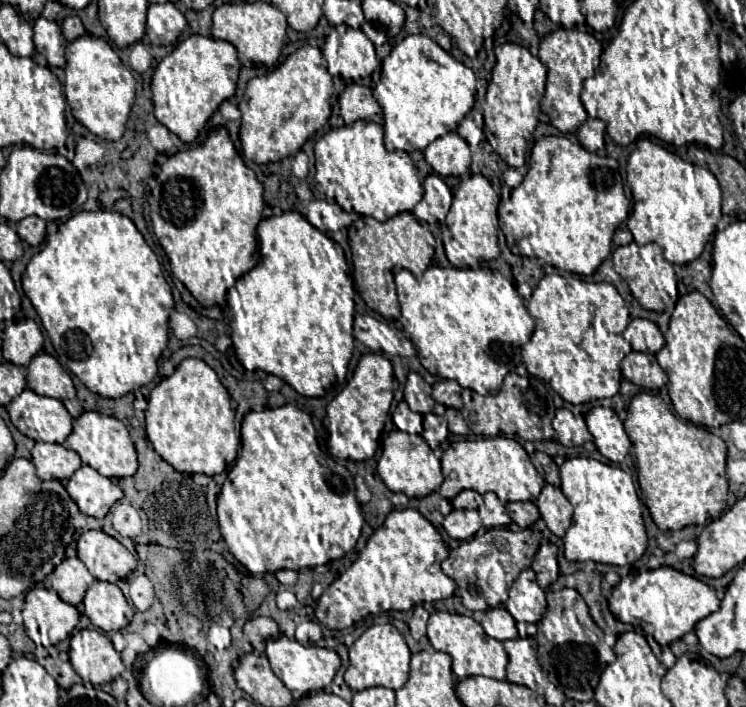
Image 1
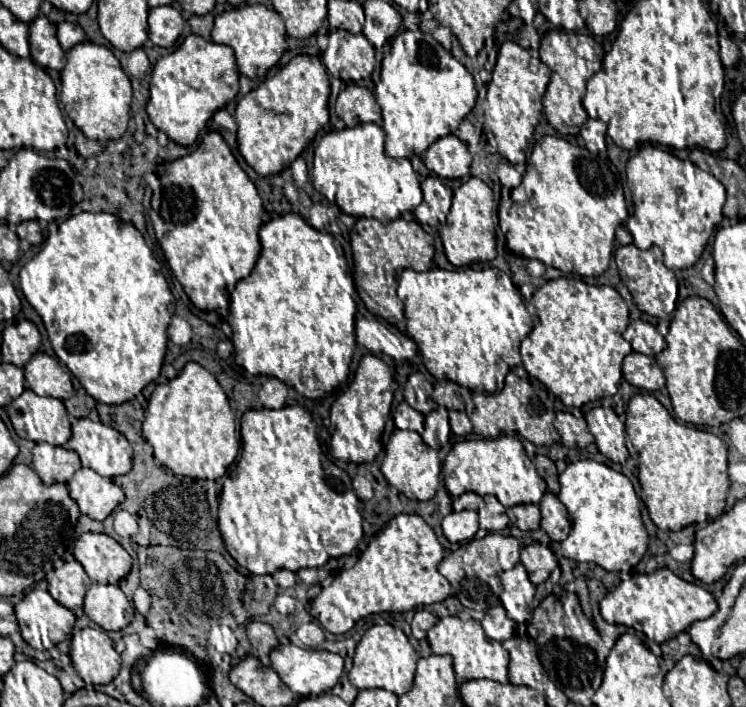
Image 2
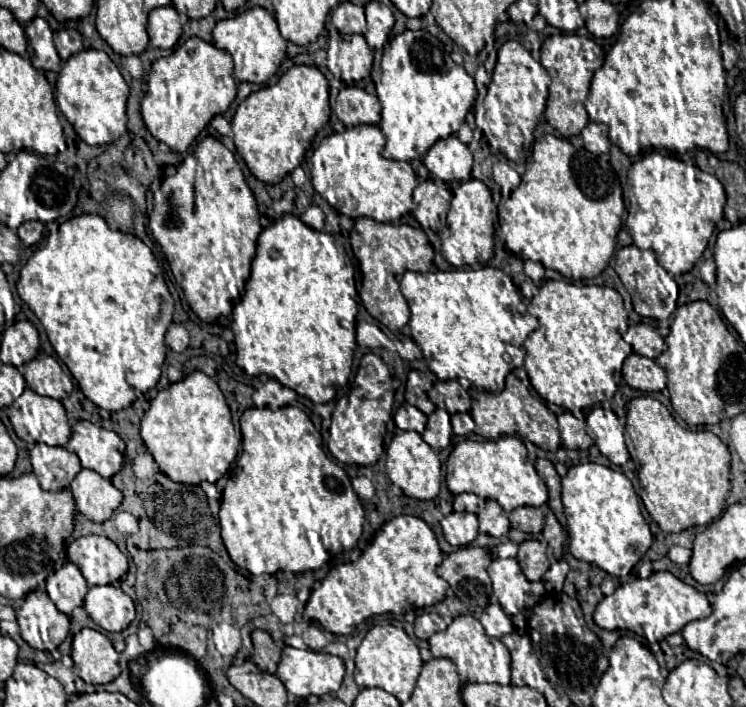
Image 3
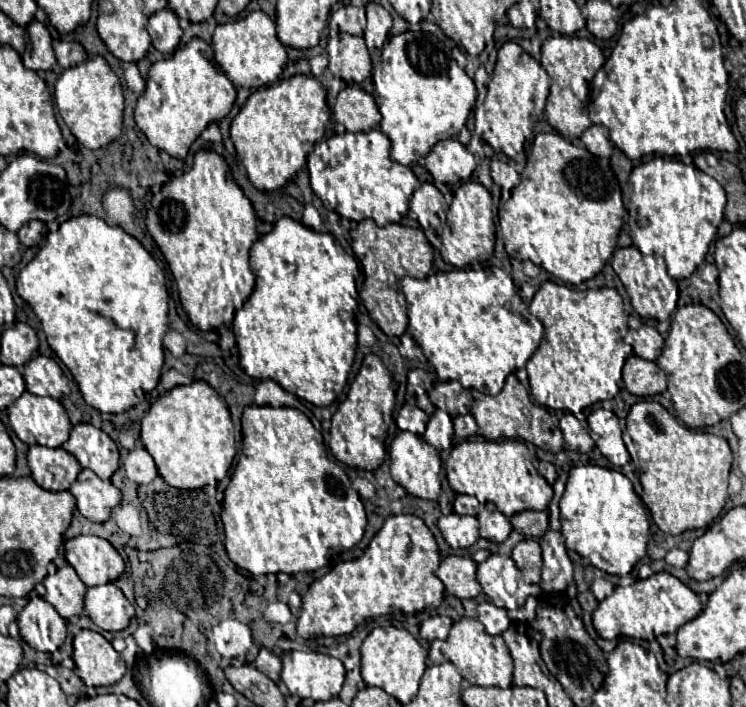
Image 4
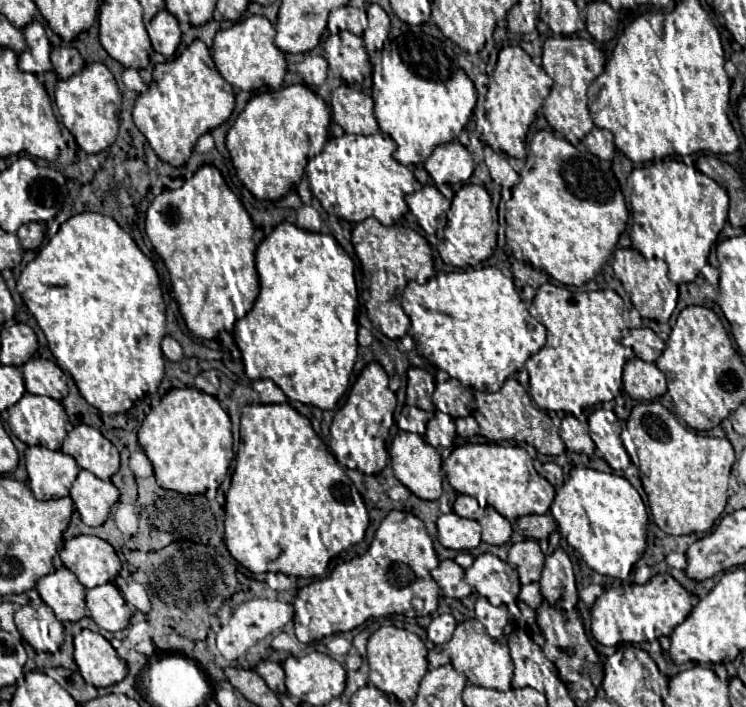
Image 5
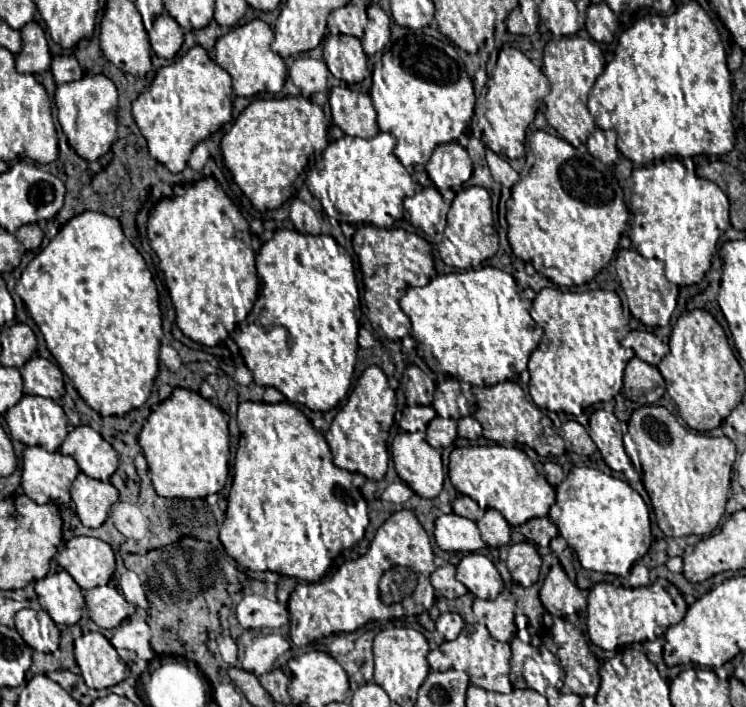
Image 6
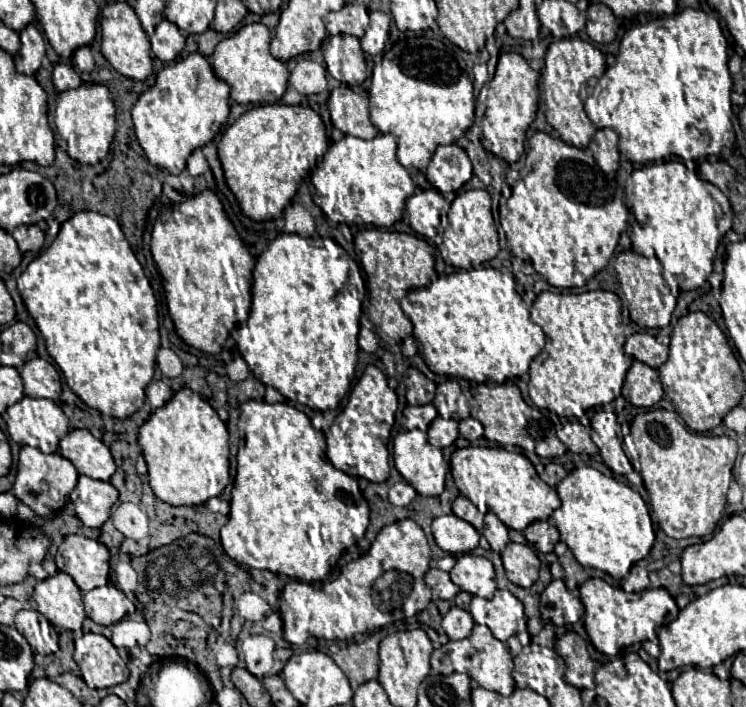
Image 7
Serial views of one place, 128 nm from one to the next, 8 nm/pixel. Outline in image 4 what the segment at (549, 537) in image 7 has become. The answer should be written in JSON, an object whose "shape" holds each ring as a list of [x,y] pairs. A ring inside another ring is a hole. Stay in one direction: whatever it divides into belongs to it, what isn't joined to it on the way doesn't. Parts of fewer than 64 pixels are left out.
{"shape":[[[524,510],[510,518],[516,532],[528,536],[528,538],[540,538],[548,530],[548,512],[536,512],[536,510]]]}

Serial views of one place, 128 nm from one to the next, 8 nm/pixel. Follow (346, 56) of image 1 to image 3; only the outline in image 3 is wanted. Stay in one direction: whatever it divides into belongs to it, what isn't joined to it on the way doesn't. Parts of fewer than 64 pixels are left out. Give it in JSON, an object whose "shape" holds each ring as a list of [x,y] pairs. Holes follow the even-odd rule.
{"shape":[[[332,31],[328,38],[327,68],[342,82],[354,84],[370,76],[372,50],[364,36]]]}

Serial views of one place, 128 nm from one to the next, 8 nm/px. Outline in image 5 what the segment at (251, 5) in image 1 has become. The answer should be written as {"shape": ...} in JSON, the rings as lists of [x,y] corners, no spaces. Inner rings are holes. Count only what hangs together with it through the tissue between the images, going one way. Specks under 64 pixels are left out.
{"shape":[[[248,16],[236,22],[232,28],[220,30],[214,38],[212,58],[218,72],[228,80],[234,90],[258,90],[258,88],[280,88],[286,74],[284,52],[274,46],[276,30],[264,16]]]}

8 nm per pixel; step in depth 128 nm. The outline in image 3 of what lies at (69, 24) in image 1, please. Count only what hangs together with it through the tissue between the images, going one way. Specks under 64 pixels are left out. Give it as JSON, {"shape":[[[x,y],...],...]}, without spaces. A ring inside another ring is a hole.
{"shape":[[[60,30],[54,34],[56,50],[60,52],[62,60],[68,60],[68,56],[80,52],[82,46],[82,34],[78,30]]]}

